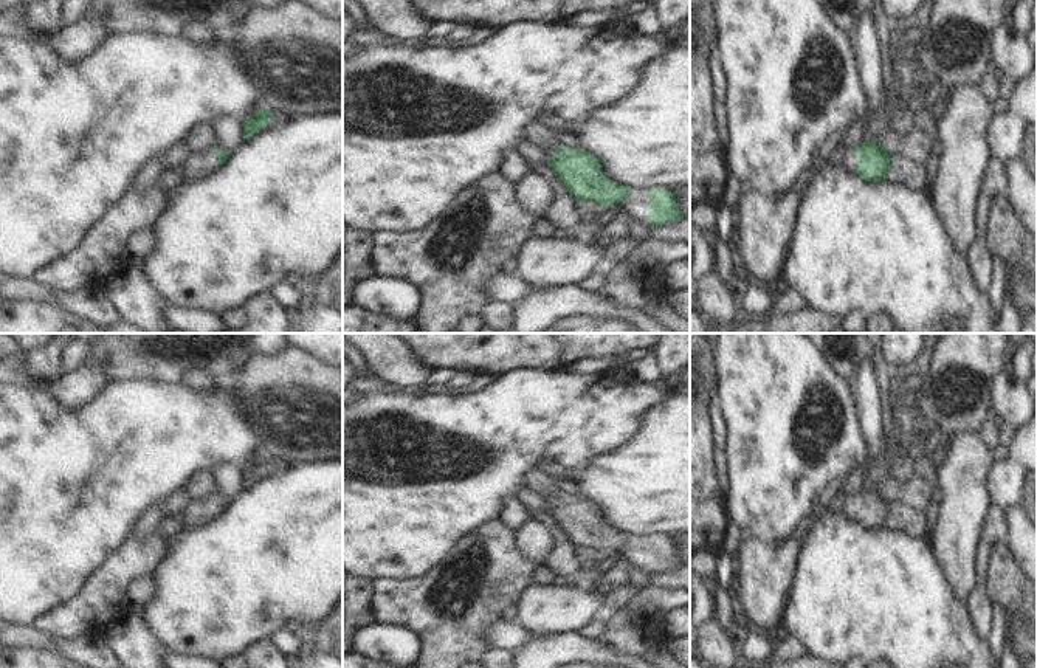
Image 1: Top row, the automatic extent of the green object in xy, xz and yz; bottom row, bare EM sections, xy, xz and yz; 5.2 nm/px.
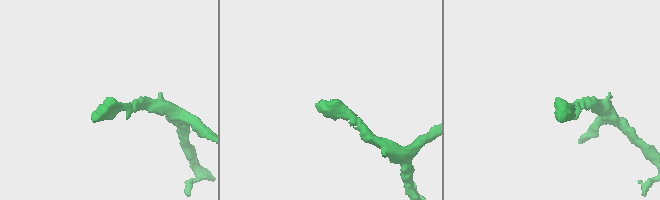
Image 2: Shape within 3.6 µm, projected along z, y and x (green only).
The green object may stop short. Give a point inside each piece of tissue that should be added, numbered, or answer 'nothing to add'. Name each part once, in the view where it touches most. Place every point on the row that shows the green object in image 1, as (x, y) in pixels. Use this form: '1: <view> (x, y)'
1: yz (848, 160)

